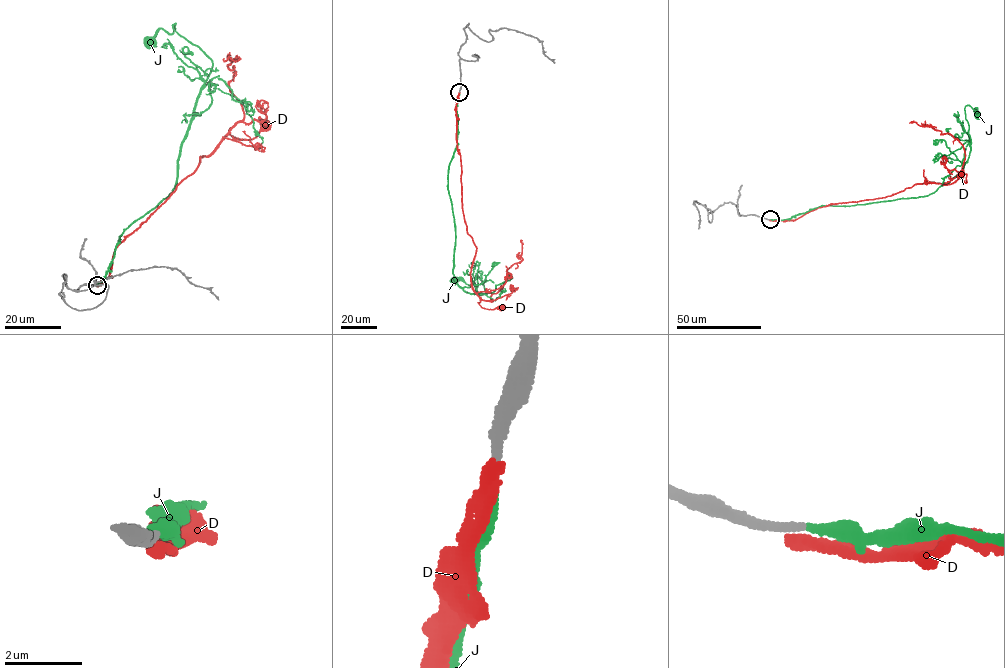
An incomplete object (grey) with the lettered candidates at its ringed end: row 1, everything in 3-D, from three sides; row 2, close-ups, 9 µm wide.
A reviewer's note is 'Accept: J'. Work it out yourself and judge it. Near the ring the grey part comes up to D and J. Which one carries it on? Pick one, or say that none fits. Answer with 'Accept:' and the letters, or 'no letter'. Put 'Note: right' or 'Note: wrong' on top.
Note: right
Accept: J

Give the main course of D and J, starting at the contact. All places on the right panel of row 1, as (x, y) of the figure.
D: (769, 219), (795, 220), (831, 204), (884, 198), (927, 182), (953, 183), (965, 174), (967, 182), (960, 175)
J: (770, 219), (821, 206), (928, 196), (961, 170), (971, 141), (965, 107), (977, 108), (977, 115)

